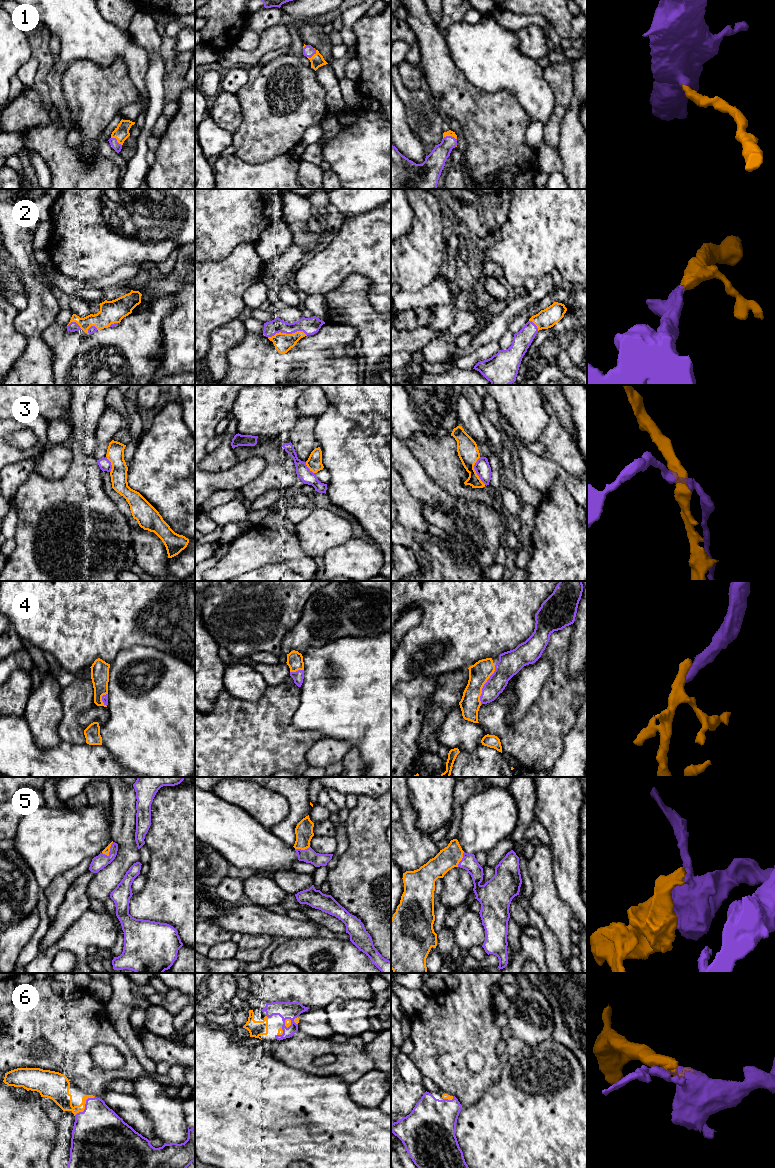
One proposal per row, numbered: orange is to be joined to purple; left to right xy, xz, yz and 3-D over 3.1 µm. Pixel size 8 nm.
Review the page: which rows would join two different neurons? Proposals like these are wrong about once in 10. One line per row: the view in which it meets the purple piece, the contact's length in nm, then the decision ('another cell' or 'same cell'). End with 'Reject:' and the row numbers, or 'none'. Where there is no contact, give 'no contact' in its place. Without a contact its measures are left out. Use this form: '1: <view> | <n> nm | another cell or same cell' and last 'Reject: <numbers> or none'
1: xz | 100 nm | same cell
2: xz | 320 nm | same cell
3: yz | 220 nm | another cell
4: yz | 340 nm | same cell
5: xy | 130 nm | same cell
6: xy | 220 nm | same cell
Reject: 3

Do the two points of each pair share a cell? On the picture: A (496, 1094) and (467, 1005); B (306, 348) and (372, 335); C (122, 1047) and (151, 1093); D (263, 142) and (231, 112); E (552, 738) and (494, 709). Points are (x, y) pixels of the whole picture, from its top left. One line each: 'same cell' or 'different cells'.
A: different cells
B: different cells
C: different cells
D: different cells
E: same cell

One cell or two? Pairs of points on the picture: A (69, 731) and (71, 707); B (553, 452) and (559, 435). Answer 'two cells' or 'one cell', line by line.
A: one cell
B: one cell

